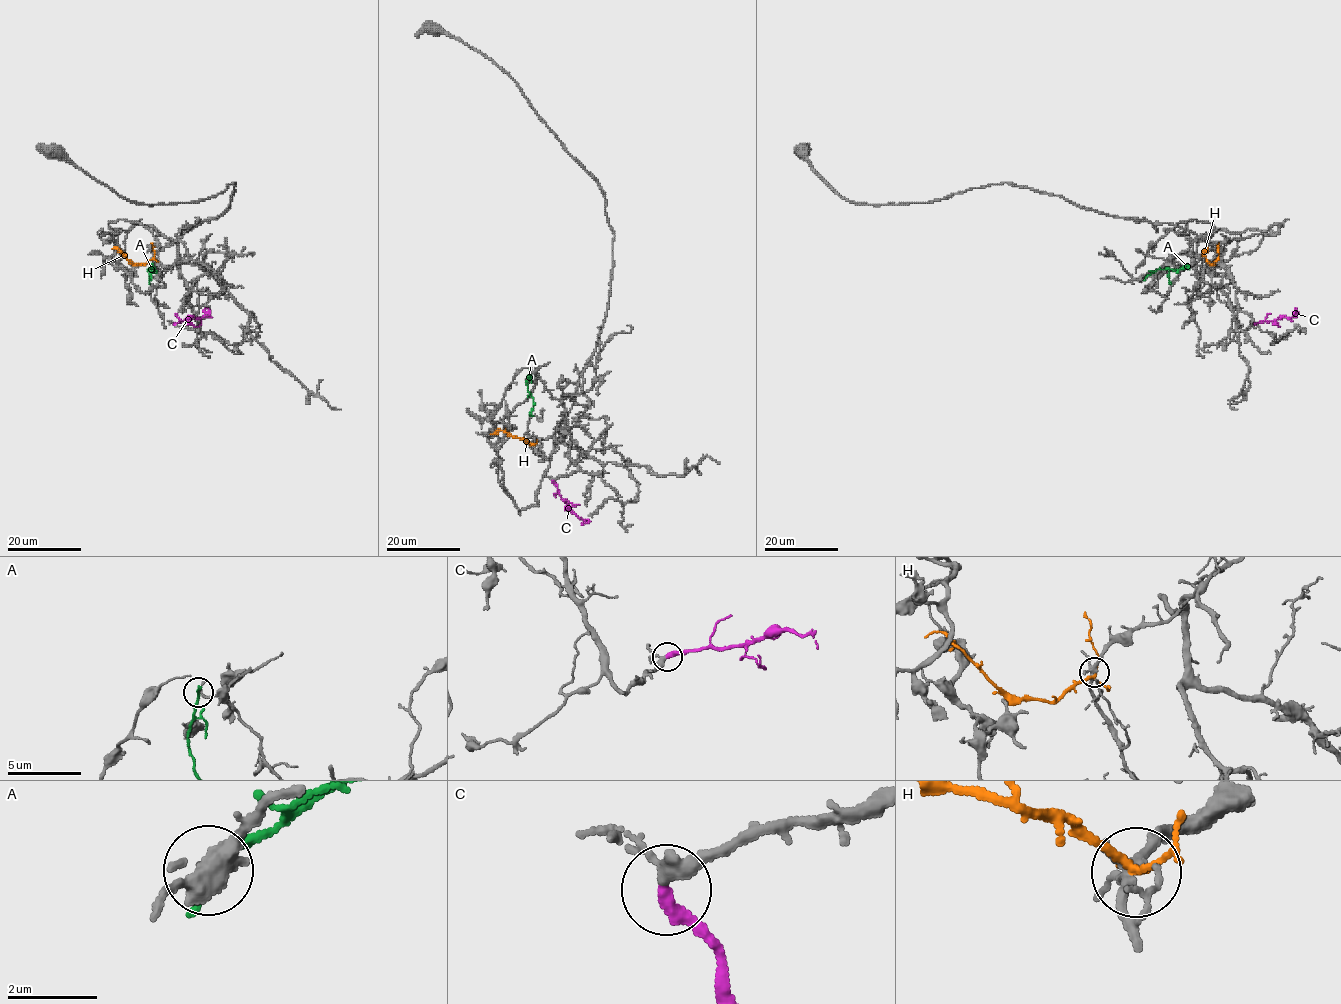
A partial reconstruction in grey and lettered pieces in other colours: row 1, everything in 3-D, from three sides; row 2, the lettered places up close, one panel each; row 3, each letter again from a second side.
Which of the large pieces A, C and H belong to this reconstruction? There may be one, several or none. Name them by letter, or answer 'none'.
C

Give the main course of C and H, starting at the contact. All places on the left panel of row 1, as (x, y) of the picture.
C: (174, 323), (208, 314), (210, 311), (205, 308), (203, 311), (207, 313)
H: (154, 257), (144, 265), (136, 265), (116, 248), (112, 249)

